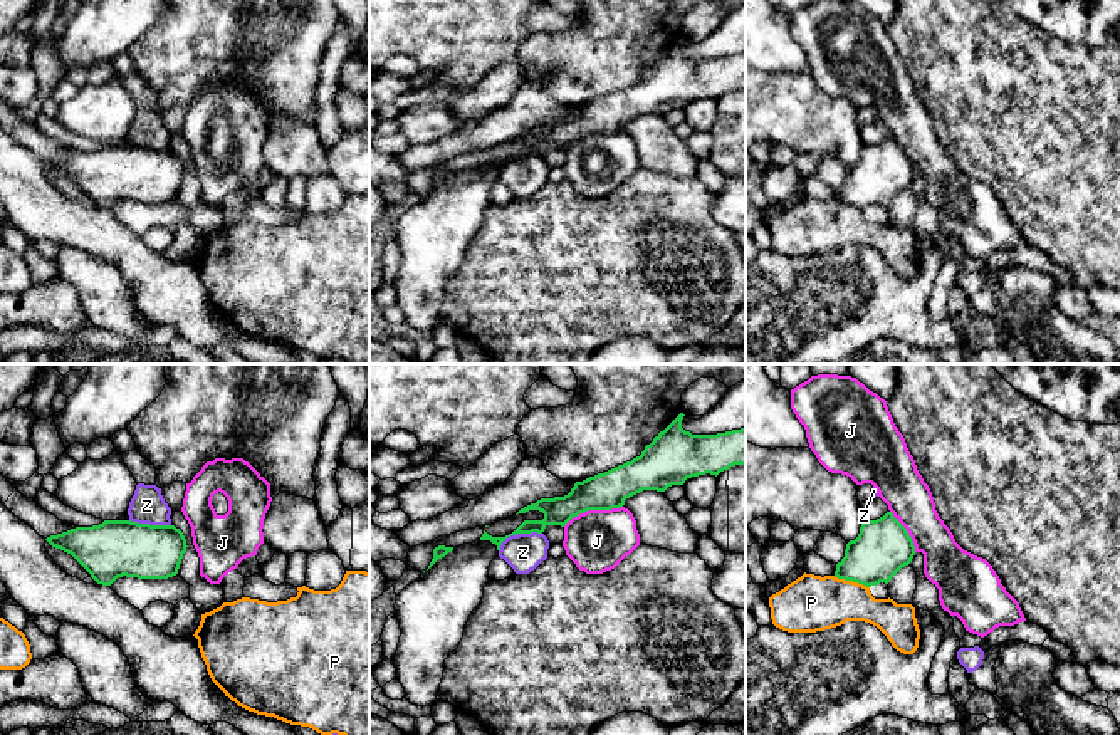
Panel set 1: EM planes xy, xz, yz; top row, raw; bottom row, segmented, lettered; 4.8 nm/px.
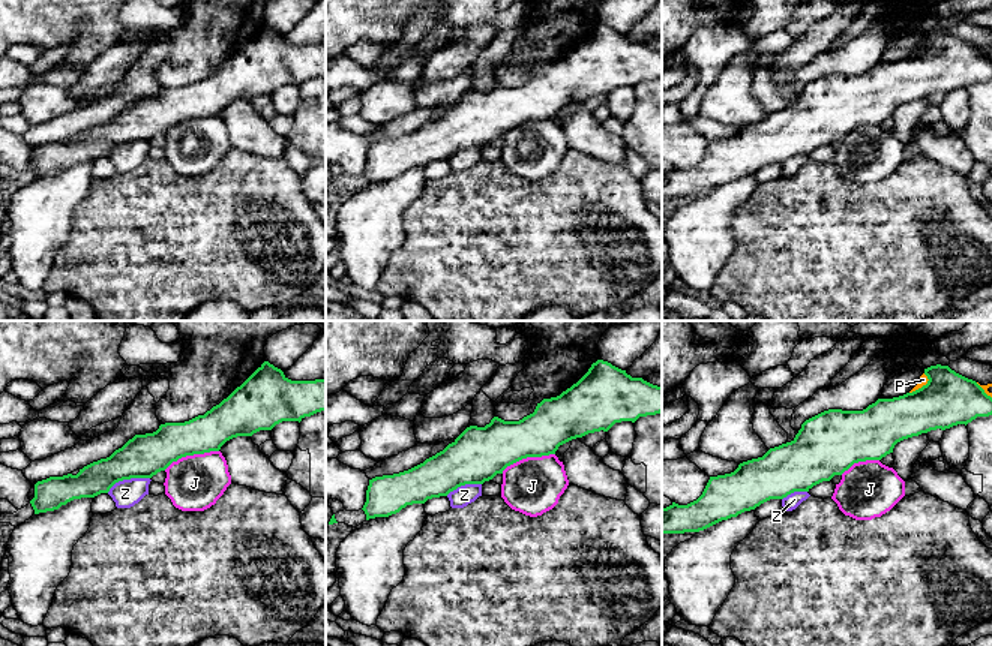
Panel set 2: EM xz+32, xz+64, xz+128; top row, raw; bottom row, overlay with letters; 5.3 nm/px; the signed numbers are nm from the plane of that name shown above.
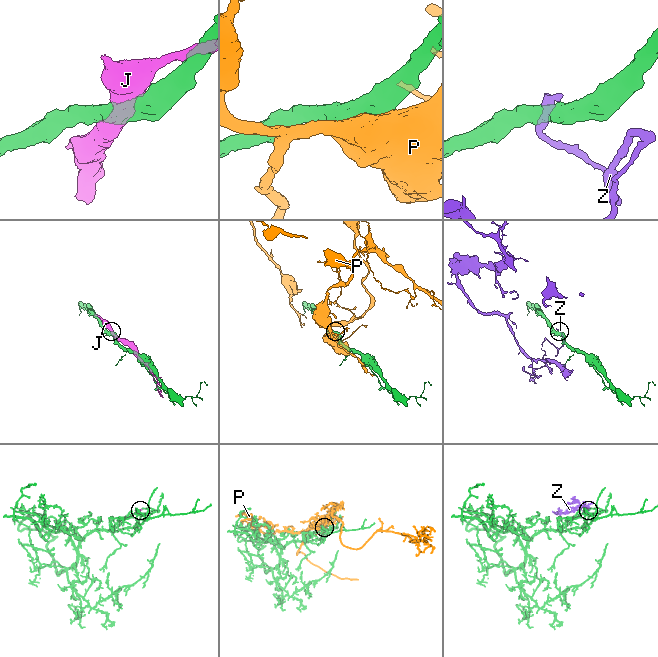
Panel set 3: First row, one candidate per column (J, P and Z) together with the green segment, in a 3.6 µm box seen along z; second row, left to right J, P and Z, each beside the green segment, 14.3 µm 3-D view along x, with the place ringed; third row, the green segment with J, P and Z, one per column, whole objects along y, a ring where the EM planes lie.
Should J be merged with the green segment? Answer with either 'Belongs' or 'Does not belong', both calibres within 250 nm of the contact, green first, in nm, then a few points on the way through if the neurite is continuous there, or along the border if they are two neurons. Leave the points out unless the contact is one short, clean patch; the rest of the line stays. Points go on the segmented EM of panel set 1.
Belongs. Thickness 180 nm (green) against 300 nm

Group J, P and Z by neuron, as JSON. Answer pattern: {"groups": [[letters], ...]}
{"groups": [["J"], ["P"], ["Z"]]}

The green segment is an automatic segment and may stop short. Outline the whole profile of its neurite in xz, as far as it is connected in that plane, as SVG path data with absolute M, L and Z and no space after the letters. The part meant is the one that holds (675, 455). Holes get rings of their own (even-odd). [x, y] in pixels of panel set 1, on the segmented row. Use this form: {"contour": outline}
{"contour": "M680 413L660 431L640 456L576 482L564 497L541 498L517 513L539 510L542 520L524 520L512 534L492 537L485 530L480 540L490 540L500 550L502 542L517 534L542 534L547 525L564 529L566 555L586 574L615 569L640 545L633 513L625 500L643 492L665 492L699 475L719 475L734 465L746 465L746 428L717 435L692 435L682 428Z"}

